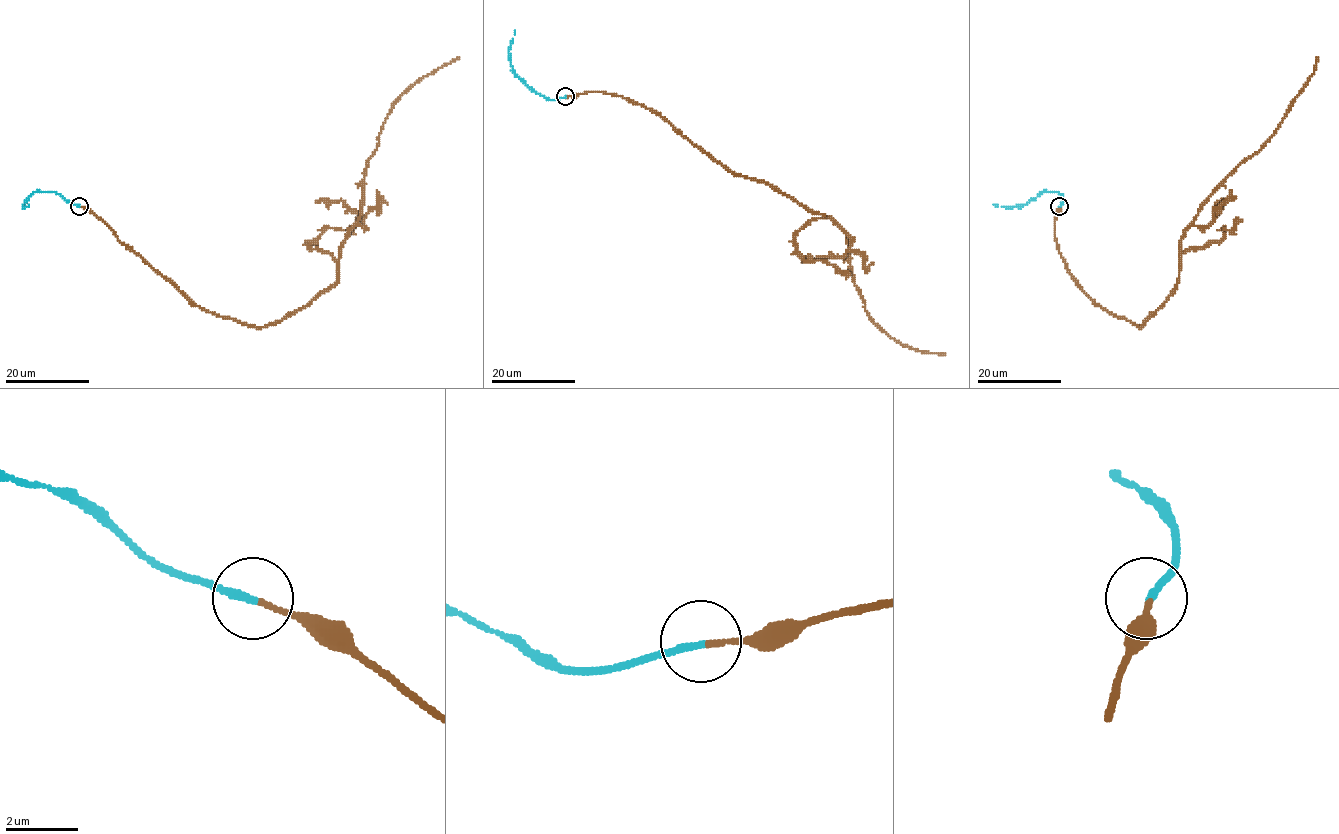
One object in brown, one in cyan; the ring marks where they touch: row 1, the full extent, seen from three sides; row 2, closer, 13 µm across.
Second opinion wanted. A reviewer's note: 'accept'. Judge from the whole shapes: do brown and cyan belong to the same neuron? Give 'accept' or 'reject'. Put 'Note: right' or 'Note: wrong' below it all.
accept
Note: right

